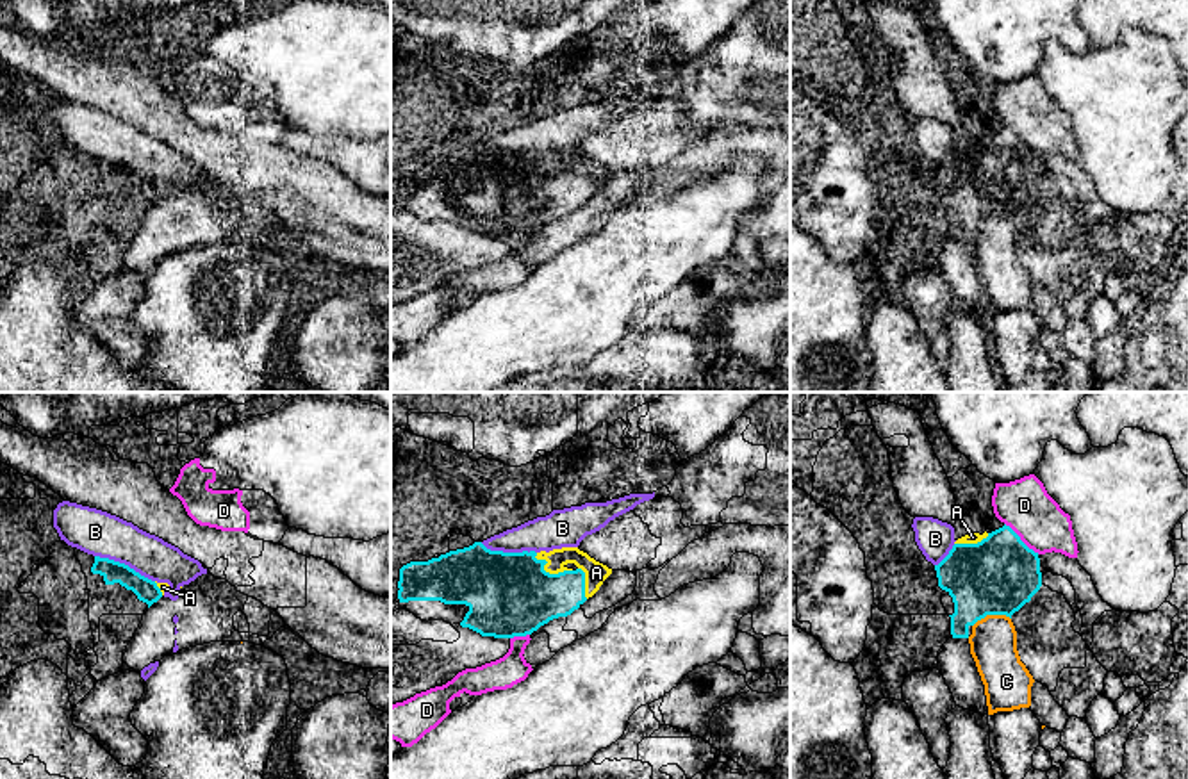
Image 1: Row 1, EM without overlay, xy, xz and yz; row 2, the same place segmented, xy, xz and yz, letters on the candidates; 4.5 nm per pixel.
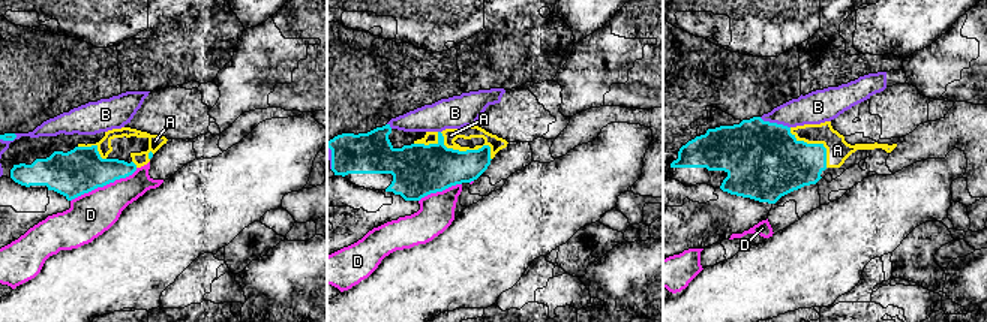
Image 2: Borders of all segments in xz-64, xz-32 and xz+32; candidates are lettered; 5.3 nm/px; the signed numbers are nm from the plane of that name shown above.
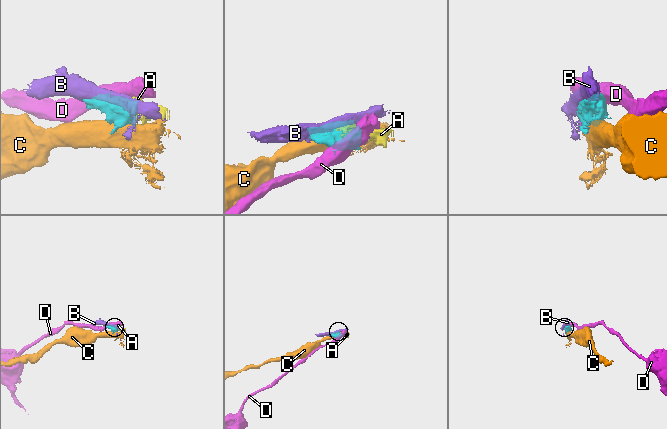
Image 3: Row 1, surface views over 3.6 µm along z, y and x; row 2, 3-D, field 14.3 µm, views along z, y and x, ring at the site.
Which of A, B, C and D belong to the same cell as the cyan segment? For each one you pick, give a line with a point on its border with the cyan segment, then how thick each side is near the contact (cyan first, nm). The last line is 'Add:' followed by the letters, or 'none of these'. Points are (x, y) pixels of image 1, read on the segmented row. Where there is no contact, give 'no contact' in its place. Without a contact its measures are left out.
A: xz (548, 573) | 380/100 nm
Add: A

